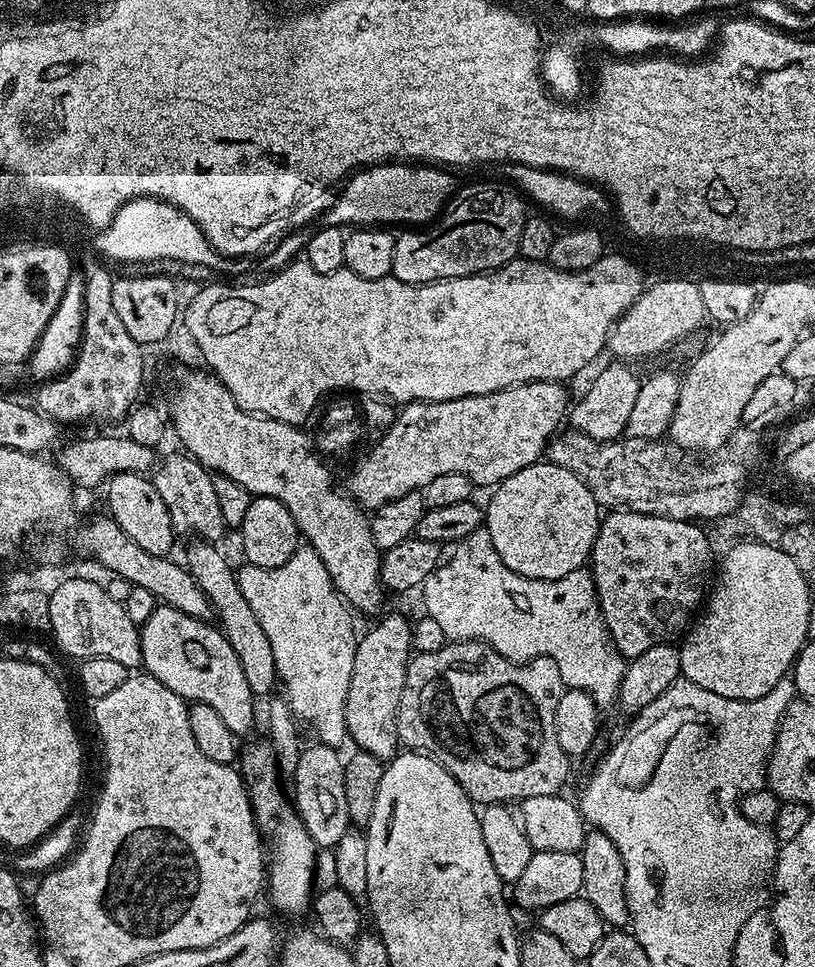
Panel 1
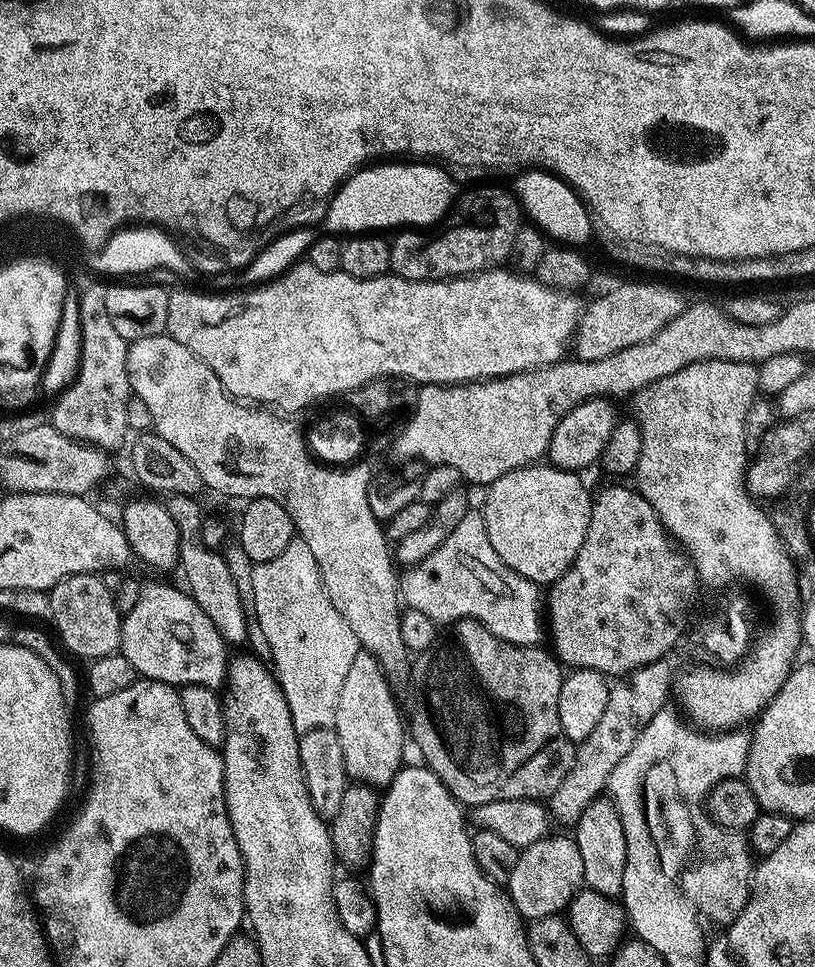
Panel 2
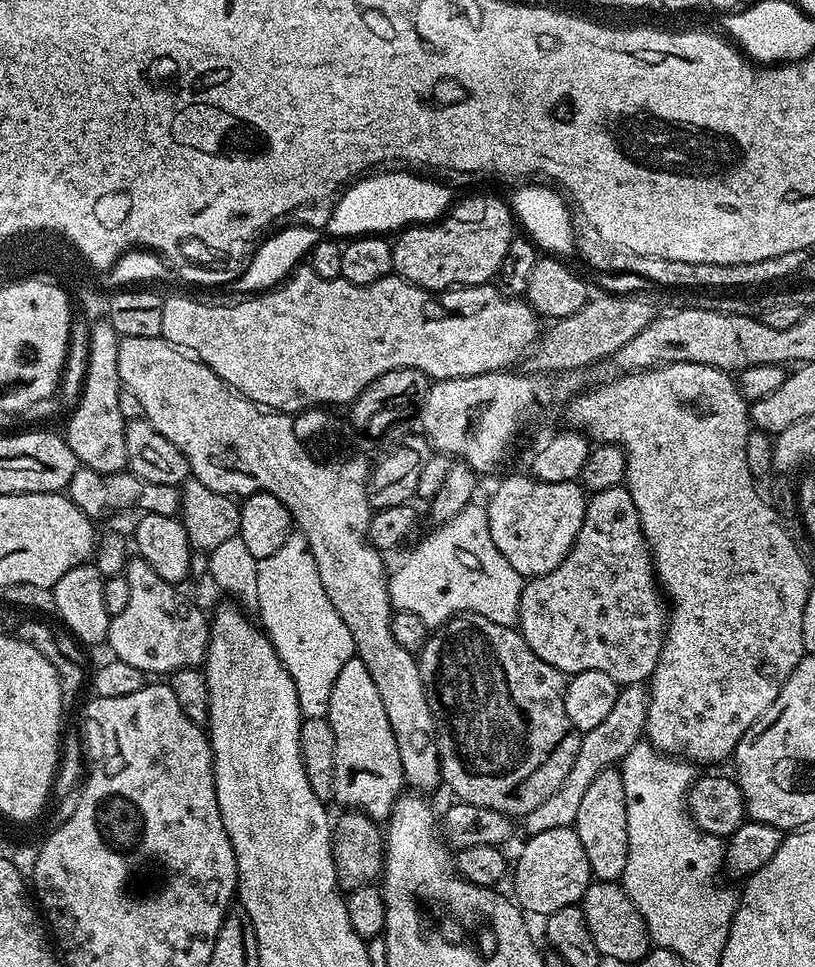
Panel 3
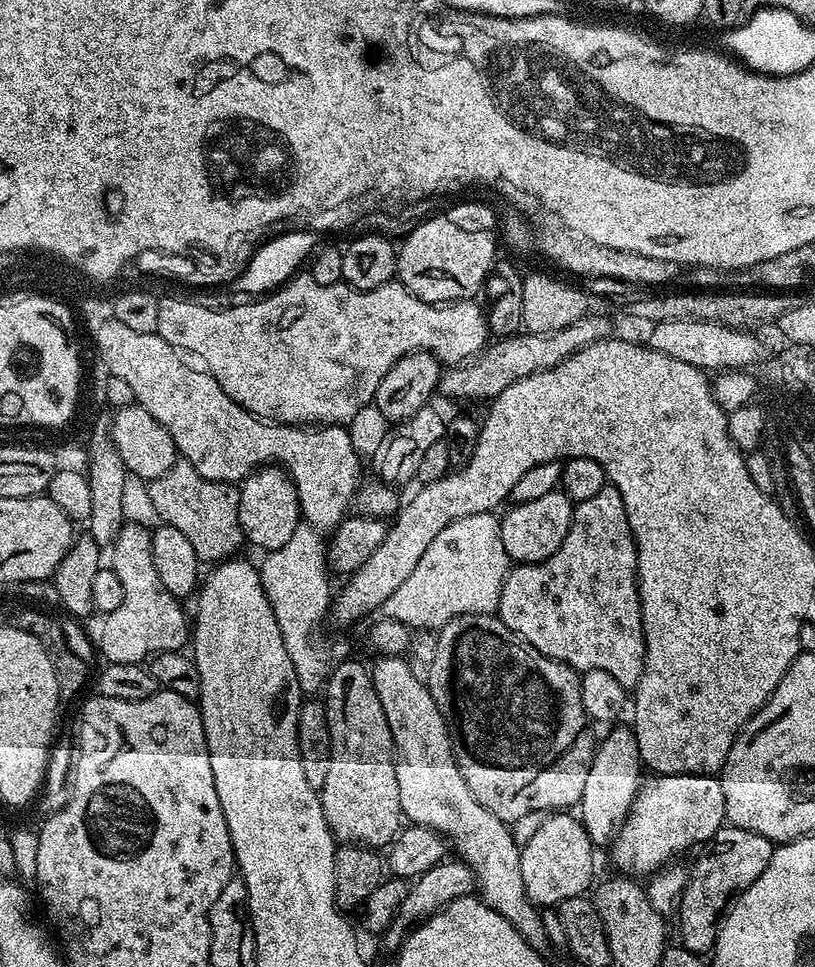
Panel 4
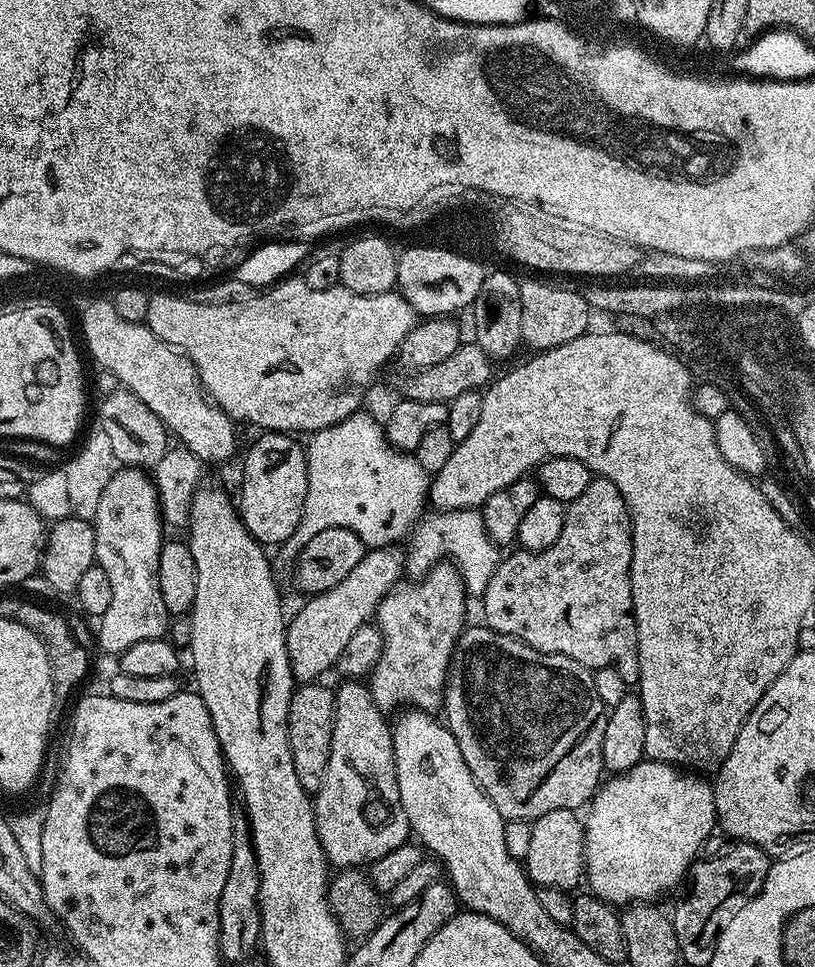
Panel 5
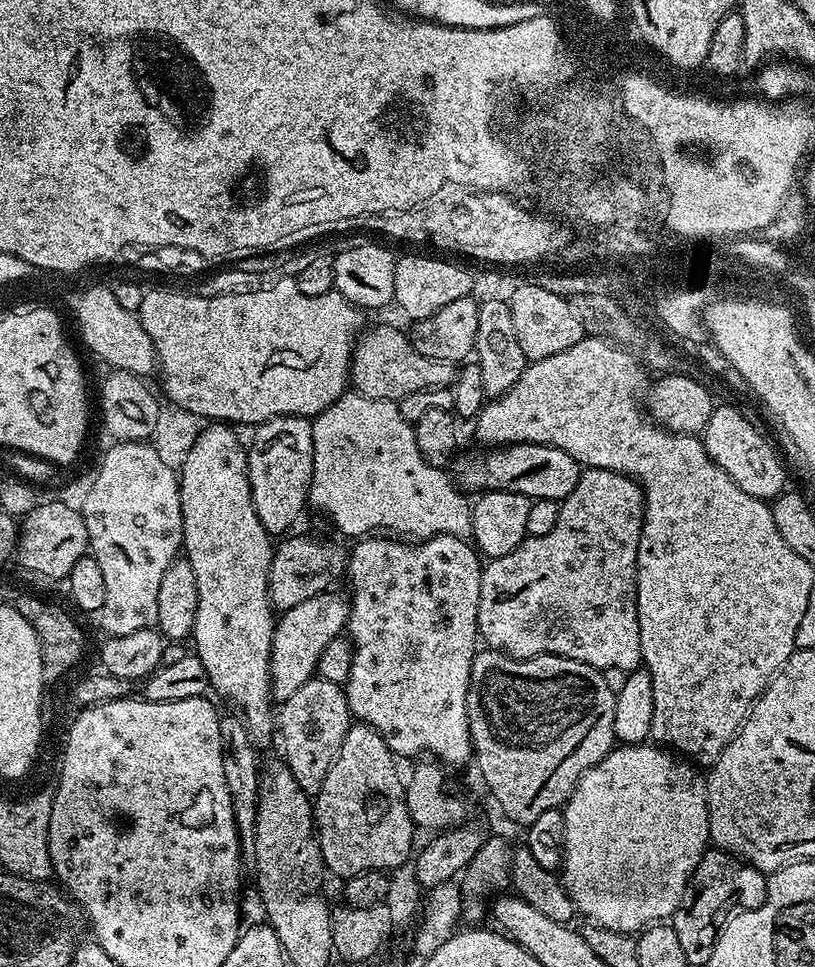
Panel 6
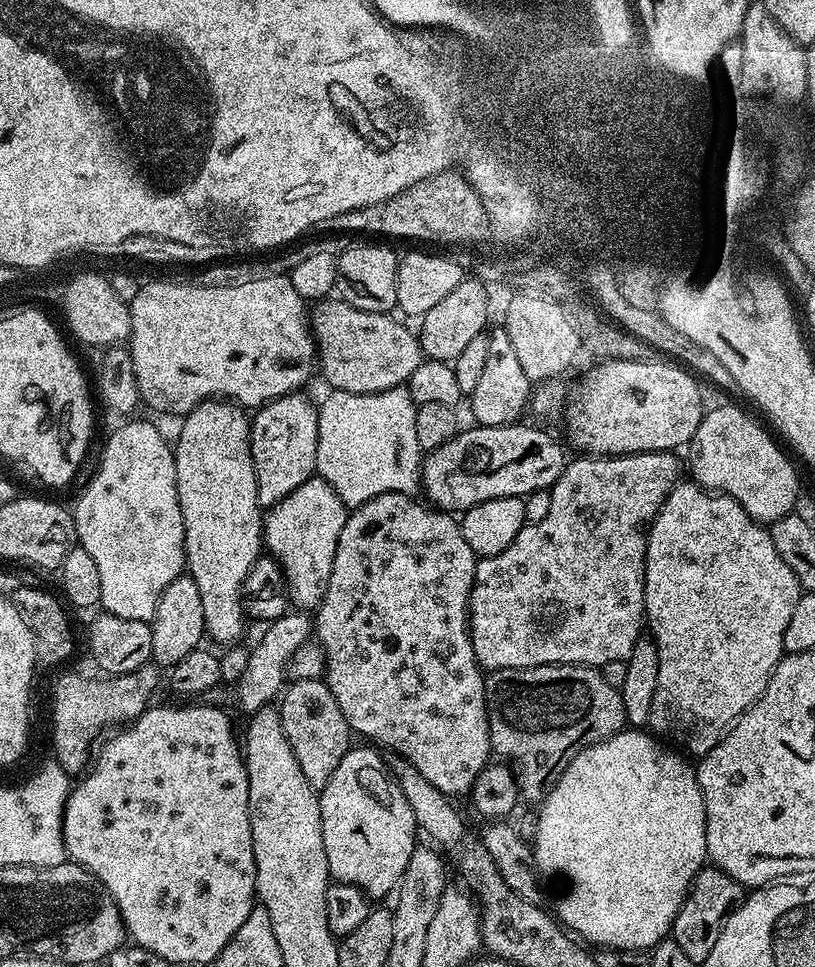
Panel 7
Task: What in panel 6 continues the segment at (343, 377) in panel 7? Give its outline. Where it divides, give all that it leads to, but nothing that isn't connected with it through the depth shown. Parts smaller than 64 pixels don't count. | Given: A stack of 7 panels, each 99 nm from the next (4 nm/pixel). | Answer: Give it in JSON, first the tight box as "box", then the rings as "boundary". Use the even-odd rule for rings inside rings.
{"box":[350,324,457,402],"boundary":[[[376,324],[371,328],[372,325],[359,333],[352,350],[350,384],[359,395],[398,402],[406,398],[406,394],[414,394],[427,388],[447,388],[455,381],[457,365],[418,354],[407,331],[399,332],[392,324]]]}

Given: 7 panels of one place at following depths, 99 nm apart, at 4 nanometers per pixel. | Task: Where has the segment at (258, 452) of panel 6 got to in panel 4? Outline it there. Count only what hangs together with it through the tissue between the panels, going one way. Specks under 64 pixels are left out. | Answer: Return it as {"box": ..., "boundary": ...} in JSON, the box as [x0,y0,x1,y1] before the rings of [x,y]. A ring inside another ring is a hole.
{"box":[238,466,302,553],"boundary":[[[265,466],[251,472],[239,485],[238,520],[244,532],[244,540],[265,553],[278,550],[290,542],[290,534],[302,523],[300,503],[296,487],[286,472],[280,468]]]}

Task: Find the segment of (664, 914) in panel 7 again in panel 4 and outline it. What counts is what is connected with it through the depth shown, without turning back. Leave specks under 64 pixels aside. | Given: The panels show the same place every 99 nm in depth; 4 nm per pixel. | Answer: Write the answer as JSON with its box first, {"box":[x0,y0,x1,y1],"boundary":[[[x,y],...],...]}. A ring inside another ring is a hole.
{"box":[610,776,726,878],"boundary":[[[661,776],[655,777],[656,784],[645,783],[636,793],[636,801],[628,811],[624,825],[617,832],[615,840],[610,845],[612,860],[616,863],[615,871],[627,874],[632,878],[651,877],[661,871],[665,866],[671,865],[672,860],[679,852],[687,848],[695,849],[703,846],[713,839],[719,828],[725,827],[724,811],[726,810],[726,798],[722,794],[722,786],[716,776]]]}

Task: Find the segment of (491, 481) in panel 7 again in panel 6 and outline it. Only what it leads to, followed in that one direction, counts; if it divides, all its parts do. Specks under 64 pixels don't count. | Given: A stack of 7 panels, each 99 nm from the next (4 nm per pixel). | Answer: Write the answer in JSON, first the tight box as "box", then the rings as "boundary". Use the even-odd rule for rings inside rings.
{"box":[450,444,582,502],"boundary":[[[505,444],[480,446],[477,449],[477,452],[461,451],[450,465],[455,483],[465,493],[510,490],[526,494],[533,500],[559,502],[570,494],[570,490],[574,490],[574,486],[578,486],[582,465],[574,458],[570,458],[566,450],[558,450],[549,444]]]}

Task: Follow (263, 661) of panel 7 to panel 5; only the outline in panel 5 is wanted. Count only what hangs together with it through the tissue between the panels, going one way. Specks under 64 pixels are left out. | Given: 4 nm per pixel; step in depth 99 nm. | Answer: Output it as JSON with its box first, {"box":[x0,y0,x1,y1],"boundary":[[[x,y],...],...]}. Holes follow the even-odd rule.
{"box":[286,546,405,682],"boundary":[[[376,546],[376,549],[365,551],[362,562],[338,582],[325,592],[318,592],[307,597],[308,600],[296,613],[291,613],[290,619],[286,624],[286,650],[290,658],[290,670],[293,677],[300,682],[316,682],[321,679],[323,672],[332,672],[338,662],[338,654],[348,643],[350,637],[358,630],[358,626],[369,623],[375,617],[376,608],[382,602],[382,598],[390,591],[394,584],[401,583],[405,575],[405,553],[398,550],[396,546]]]}

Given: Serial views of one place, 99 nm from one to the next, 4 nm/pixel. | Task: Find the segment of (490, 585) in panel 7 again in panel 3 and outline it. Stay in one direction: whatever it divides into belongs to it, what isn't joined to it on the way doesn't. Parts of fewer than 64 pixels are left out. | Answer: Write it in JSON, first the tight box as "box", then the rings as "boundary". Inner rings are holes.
{"box":[520,486,667,685],"boundary":[[[624,486],[591,493],[584,506],[582,530],[578,530],[578,538],[574,538],[574,546],[564,561],[550,574],[533,576],[525,583],[520,595],[520,635],[542,662],[550,662],[550,666],[569,677],[586,670],[602,670],[618,685],[643,685],[651,681],[658,666],[667,622],[666,600],[656,579],[652,551],[648,549],[634,498]]]}

